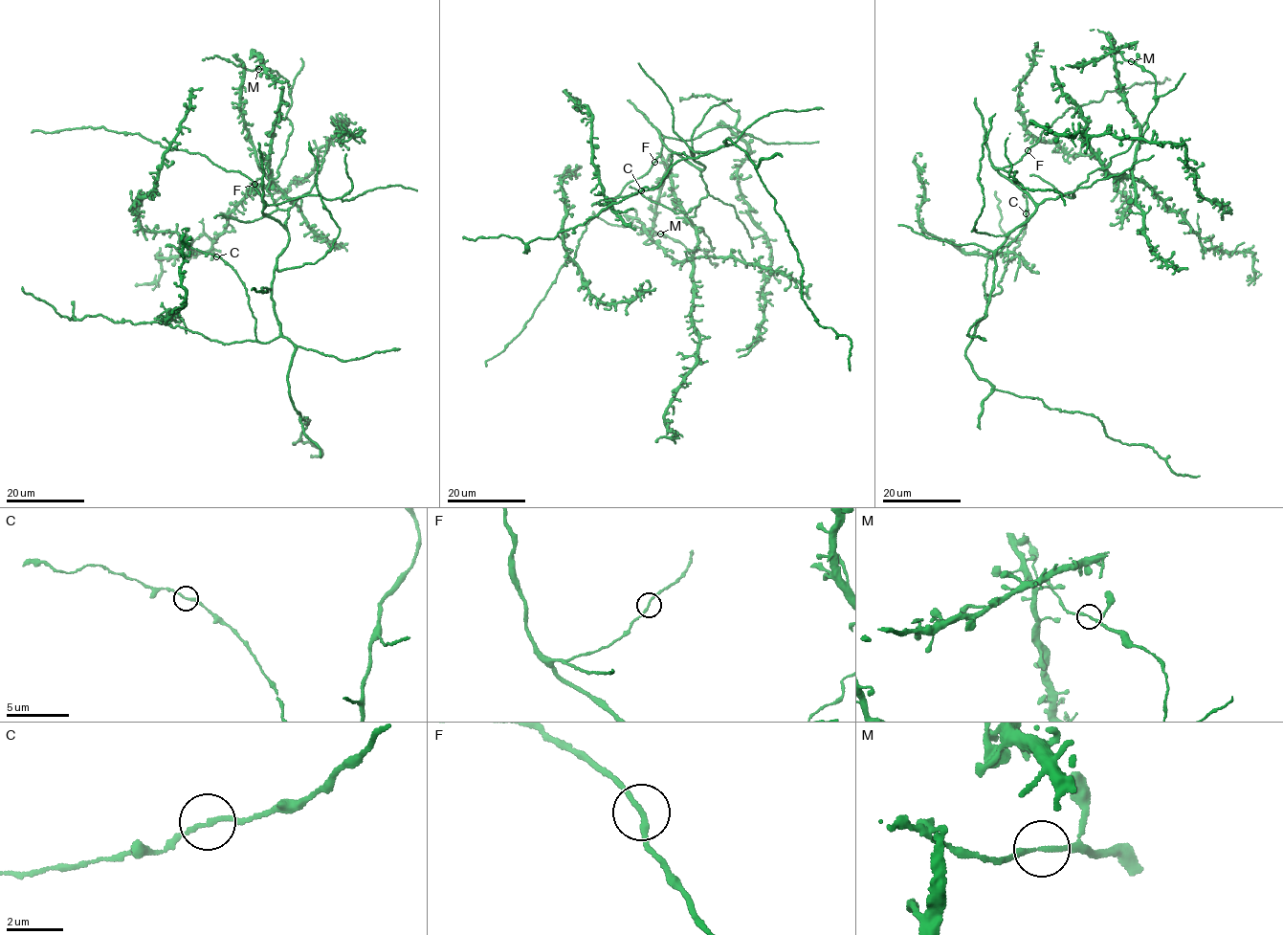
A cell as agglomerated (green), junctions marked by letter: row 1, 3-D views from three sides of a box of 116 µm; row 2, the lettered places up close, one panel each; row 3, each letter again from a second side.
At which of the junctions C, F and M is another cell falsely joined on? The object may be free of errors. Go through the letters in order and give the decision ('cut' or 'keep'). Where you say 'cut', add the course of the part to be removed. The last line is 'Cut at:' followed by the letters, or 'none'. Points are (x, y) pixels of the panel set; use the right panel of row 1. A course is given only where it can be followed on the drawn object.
C: keep
F: keep
M: keep
Cut at: none

